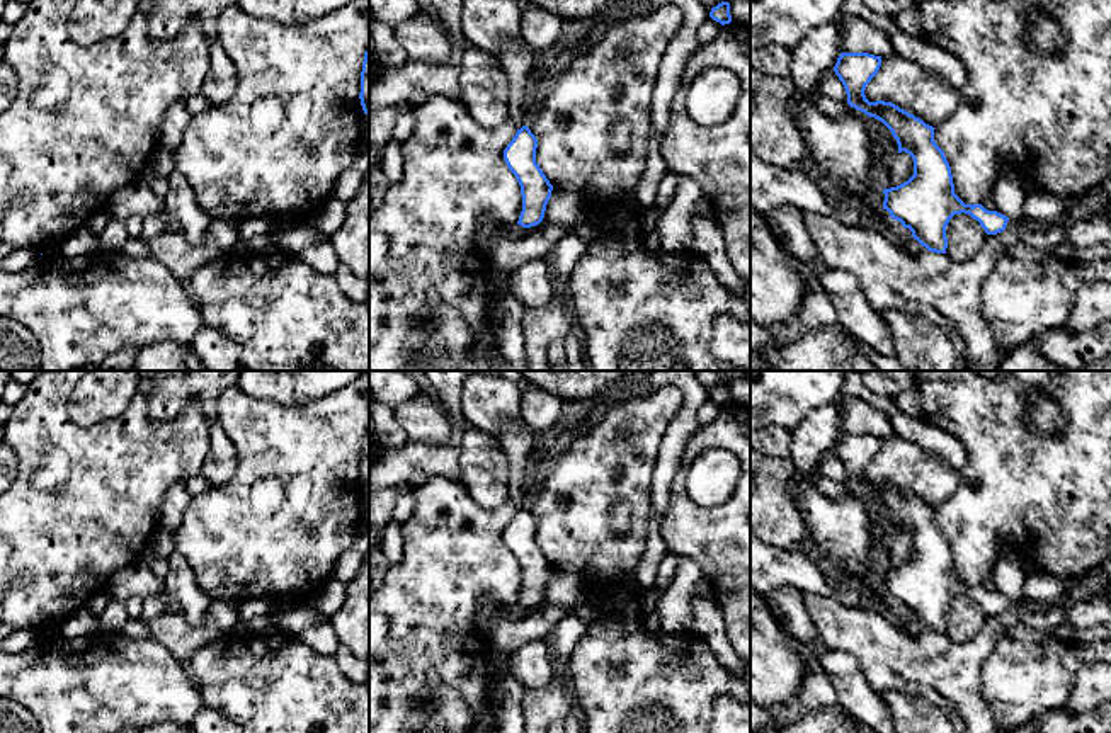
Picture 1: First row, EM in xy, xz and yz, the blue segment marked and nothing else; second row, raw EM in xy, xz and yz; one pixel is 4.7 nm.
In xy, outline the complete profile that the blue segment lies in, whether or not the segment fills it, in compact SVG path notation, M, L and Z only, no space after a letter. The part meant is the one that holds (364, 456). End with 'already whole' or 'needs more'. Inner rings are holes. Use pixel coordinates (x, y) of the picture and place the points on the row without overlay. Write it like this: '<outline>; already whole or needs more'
M369 430L364 434L359 480L361 480L364 495L367 495L369 493Z; already whole

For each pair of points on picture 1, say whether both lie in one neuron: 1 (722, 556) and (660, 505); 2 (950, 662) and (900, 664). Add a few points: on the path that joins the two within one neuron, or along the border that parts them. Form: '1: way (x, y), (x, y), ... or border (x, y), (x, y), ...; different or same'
1: border (677, 471), (671, 485), (671, 507), (660, 528); different
2: way (938, 664), (912, 664); same

